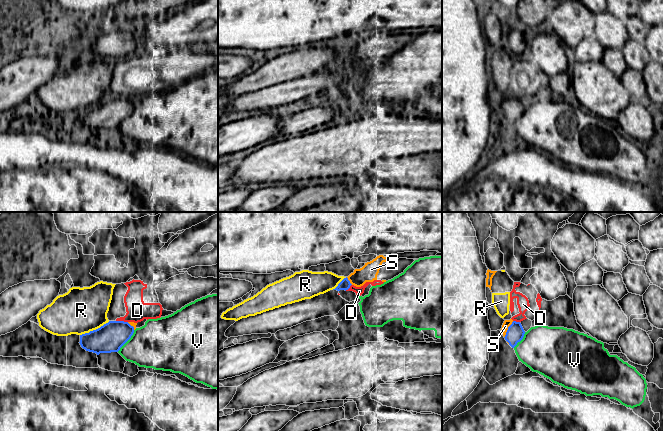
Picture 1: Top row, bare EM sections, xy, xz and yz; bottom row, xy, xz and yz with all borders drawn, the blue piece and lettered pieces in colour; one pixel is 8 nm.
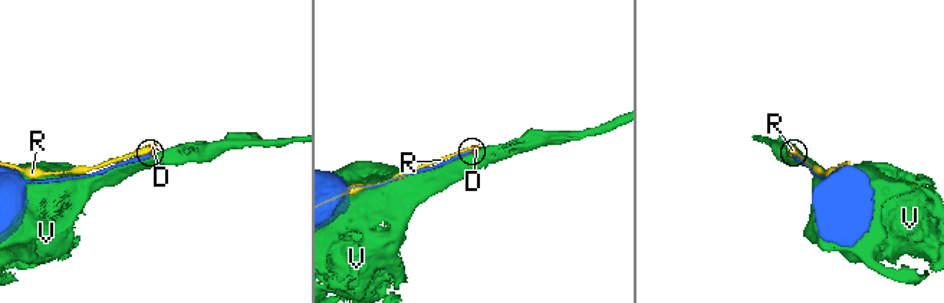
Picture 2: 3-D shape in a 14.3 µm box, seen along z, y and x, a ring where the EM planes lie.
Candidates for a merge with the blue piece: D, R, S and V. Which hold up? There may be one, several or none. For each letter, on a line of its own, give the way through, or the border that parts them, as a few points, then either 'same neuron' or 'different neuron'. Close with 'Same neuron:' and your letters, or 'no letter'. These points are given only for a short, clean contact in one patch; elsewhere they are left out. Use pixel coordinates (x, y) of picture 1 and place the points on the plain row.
D: along xy (116, 96), (127, 98) | different neuron
R: different neuron
S: across yz (515, 109), (508, 105), (507, 99) | same neuron
V: different neuron
Same neuron: S

